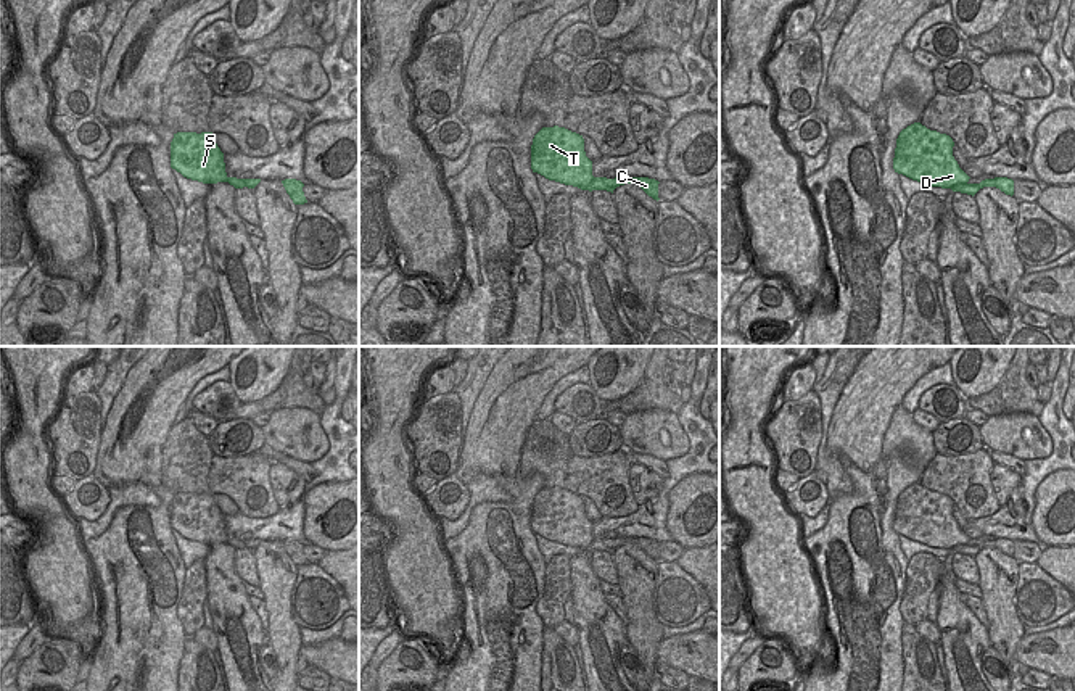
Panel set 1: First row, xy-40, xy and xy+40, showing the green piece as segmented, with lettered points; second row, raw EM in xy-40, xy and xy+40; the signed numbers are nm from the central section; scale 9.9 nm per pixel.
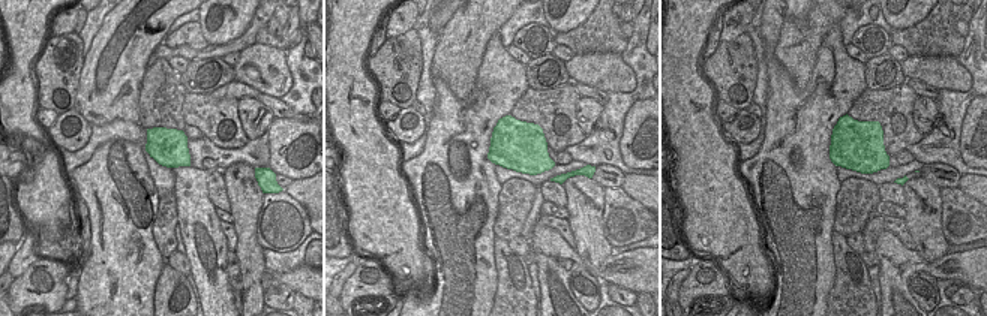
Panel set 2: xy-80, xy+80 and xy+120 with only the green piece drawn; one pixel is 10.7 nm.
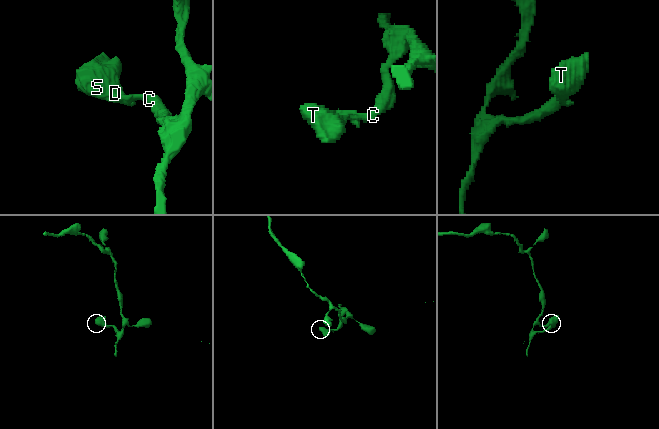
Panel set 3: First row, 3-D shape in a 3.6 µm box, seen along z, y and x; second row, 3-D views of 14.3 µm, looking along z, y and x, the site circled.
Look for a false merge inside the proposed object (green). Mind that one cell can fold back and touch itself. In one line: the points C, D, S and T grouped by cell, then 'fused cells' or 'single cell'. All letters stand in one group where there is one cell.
C D S T | single cell

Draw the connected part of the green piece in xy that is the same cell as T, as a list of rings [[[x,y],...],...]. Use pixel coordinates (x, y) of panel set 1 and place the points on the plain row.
[[[542,488],[533,499],[531,530],[549,541],[581,551],[612,552],[624,544],[637,544],[649,557],[658,559],[658,541],[649,538],[594,538],[583,496],[565,488]]]

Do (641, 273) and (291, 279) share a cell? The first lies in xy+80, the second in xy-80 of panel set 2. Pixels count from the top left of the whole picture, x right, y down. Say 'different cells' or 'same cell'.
same cell

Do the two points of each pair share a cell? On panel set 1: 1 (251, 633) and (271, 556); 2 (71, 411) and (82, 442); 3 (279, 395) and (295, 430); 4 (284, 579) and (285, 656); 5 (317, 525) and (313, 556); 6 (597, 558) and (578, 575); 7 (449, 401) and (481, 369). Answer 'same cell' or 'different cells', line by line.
1: different cells
2: same cell
3: different cells
4: same cell
5: different cells
6: different cells
7: different cells

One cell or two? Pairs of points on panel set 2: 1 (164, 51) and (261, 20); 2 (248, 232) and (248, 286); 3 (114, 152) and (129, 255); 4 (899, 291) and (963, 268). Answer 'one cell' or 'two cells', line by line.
1: one cell
2: one cell
3: one cell
4: one cell

